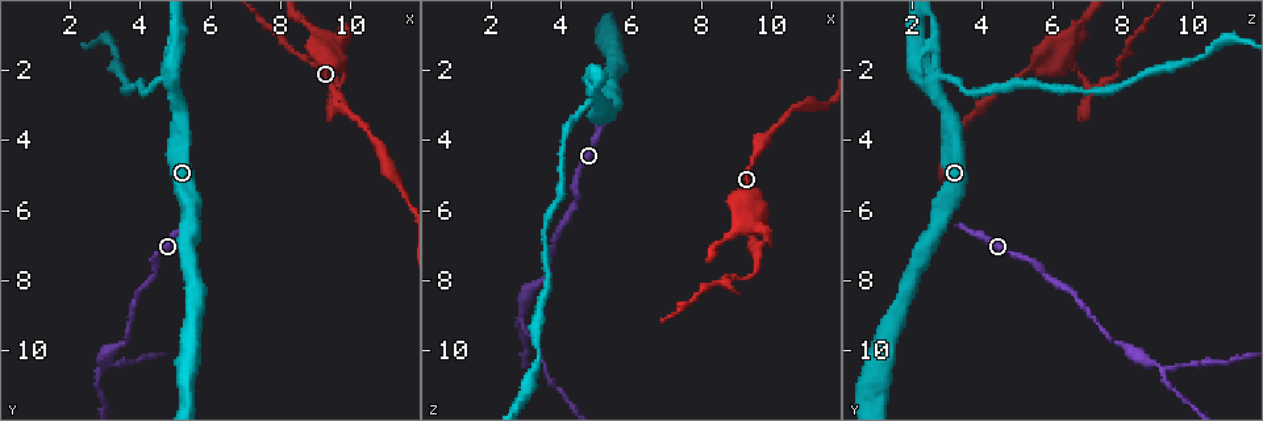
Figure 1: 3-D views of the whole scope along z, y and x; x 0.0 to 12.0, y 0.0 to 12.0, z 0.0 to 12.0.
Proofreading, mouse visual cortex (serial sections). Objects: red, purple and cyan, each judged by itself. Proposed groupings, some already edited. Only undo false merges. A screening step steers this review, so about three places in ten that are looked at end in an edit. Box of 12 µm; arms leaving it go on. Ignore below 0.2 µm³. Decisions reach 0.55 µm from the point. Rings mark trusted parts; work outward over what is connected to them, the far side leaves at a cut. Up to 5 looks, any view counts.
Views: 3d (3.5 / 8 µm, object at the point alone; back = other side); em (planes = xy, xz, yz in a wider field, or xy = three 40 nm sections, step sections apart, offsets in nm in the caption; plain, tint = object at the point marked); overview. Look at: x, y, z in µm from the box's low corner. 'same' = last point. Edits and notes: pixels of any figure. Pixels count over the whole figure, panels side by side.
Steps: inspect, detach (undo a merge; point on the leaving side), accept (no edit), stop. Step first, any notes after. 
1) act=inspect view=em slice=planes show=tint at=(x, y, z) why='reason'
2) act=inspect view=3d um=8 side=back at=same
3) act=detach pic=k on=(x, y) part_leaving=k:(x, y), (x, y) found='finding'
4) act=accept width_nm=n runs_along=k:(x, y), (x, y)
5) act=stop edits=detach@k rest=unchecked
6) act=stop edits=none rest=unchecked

act=inspect view=3d um=3.5 side=back at=(9.8, 2.1, 6.8) why='abrupt turn'

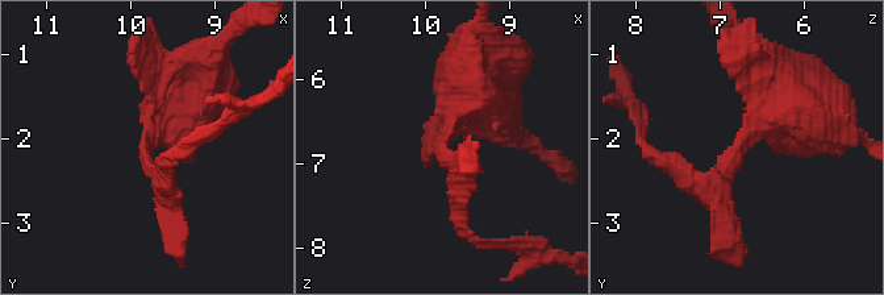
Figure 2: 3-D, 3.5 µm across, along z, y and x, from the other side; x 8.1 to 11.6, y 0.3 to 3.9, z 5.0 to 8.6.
act=inspect view=em slice=xy step=2 show=tint at=(9.80, 2.15, 6.75) arm_widths_nm=250,500 why='now the EM'

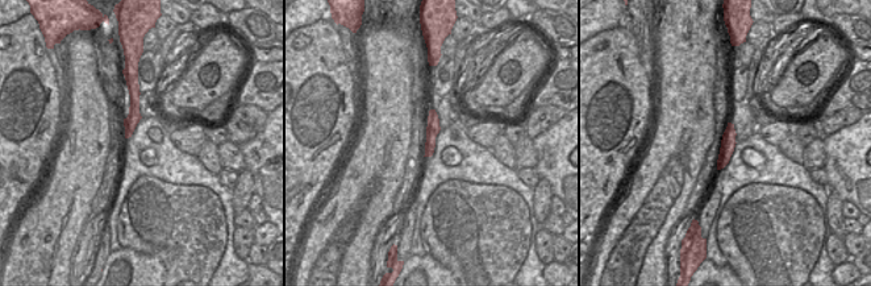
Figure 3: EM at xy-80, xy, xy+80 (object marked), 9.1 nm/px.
act=detach pic=2 on=(446, 163) part_leaving=2:(445, 136), (461, 216) found='two cells meet here'

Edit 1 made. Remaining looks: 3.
act=inspect view=em slice=xy step=5 show=tint at=(2.9, 10.6, 9.2) why='small branch off a trunk'

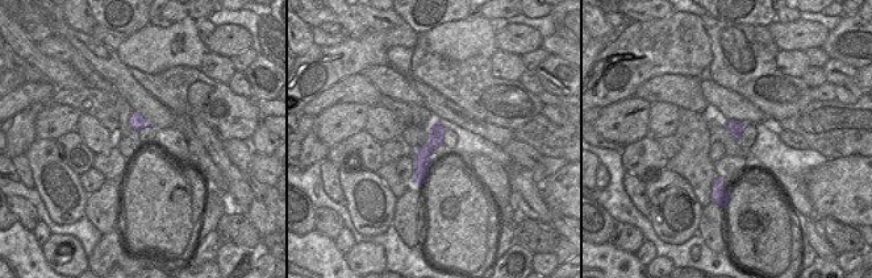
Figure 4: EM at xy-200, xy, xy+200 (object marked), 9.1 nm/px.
act=inspect view=3d um=3.5 at=same why='see where the arms go'

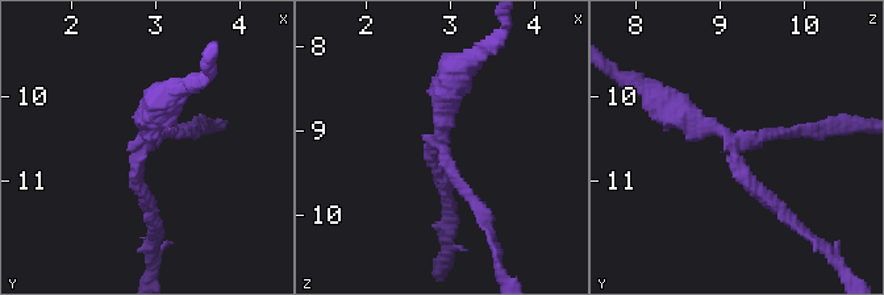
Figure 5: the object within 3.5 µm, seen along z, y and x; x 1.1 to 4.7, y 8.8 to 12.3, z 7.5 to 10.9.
act=detach pic=5 on=(462, 188) part_leaving=5:(442, 145), (499, 253) found='two cells meet here'

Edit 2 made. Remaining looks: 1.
act=stop edits=detach@2,detach@5 rest=unchecked

